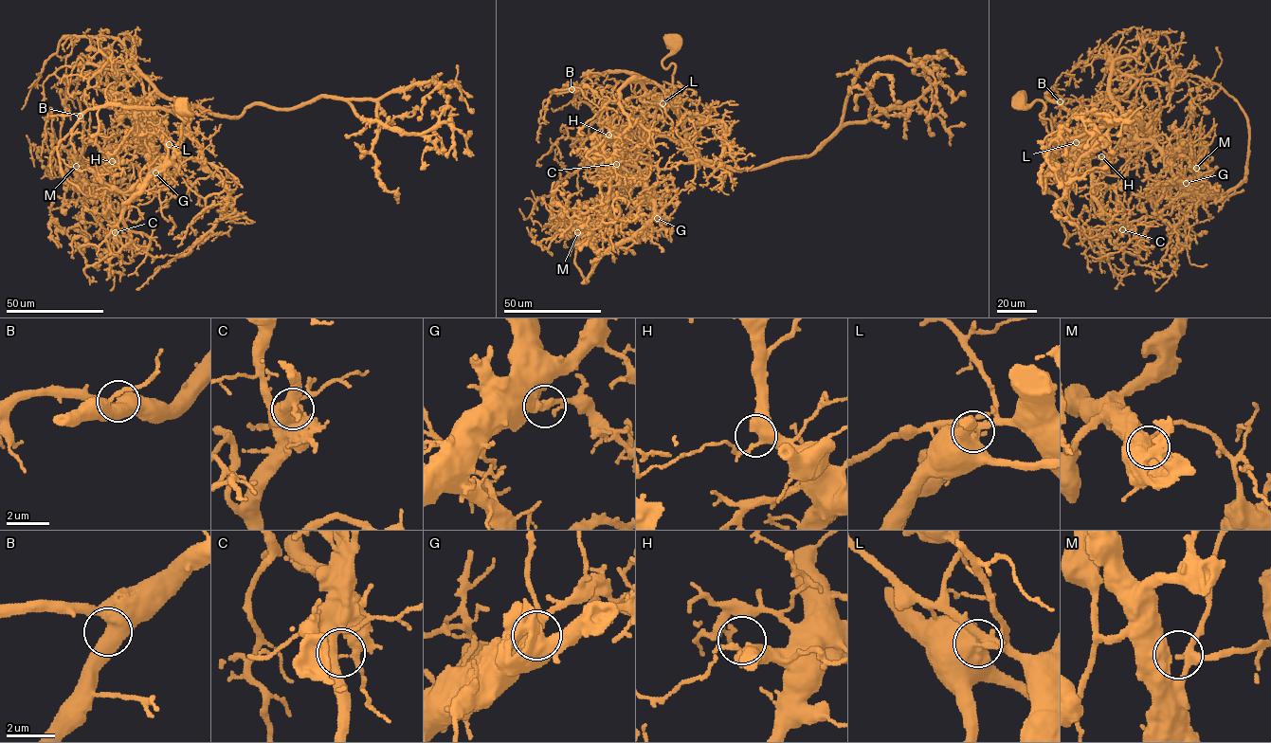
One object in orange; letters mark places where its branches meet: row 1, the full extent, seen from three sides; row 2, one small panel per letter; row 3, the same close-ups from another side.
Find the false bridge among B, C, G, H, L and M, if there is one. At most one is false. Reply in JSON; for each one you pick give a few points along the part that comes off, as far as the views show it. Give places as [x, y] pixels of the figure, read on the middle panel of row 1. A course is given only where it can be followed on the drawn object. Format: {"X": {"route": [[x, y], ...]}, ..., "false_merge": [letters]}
{"L": {"route": [[662, 103], [639, 141], [634, 185], [581, 202], [573, 235], [560, 220], [585, 234], [616, 162], [574, 154]]}, "false_merge": ["L"]}

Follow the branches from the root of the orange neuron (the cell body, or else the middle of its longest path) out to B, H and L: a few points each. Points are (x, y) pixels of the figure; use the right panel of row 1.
B: (1018, 99), (1041, 100), (1041, 116), (1055, 134), (1087, 122), (1060, 101)
H: (1018, 99), (1041, 100), (1041, 116), (1051, 130), (1078, 145), (1080, 131), (1134, 135), (1136, 140), (1101, 156)
L: (1018, 99), (1026, 104), (1041, 100), (1044, 109), (1041, 116), (1050, 121), (1051, 130), (1078, 145), (1076, 142)

